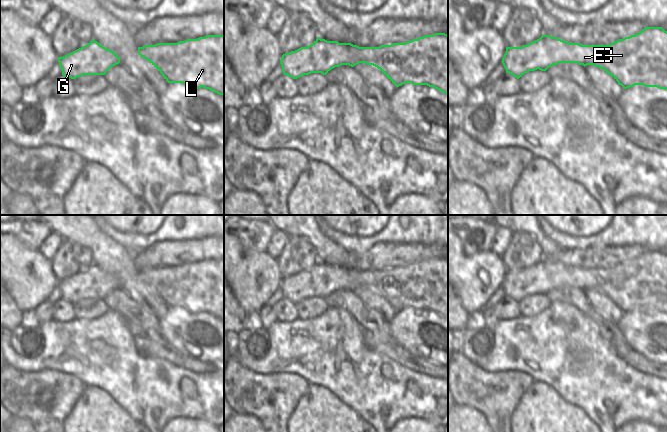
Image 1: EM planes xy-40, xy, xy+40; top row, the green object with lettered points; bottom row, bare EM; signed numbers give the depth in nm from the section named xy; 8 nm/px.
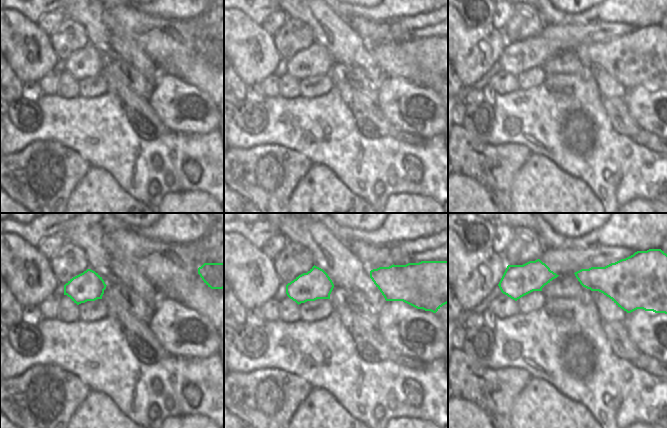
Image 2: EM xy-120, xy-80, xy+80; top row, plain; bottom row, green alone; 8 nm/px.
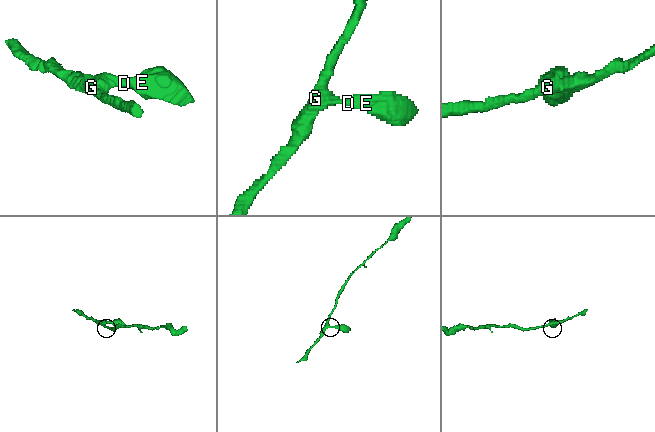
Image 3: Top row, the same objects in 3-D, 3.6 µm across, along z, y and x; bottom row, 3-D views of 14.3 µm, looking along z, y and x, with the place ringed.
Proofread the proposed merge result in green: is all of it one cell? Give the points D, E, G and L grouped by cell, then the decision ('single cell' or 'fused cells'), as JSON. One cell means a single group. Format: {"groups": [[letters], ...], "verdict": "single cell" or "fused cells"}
{"groups": [["D", "E", "G", "L"]], "verdict": "single cell"}

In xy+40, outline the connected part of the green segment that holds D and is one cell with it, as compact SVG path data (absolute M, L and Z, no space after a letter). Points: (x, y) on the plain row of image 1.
M645 251L639 257L619 263L609 269L581 269L569 267L557 261L542 259L539 263L521 271L506 271L502 288L509 297L519 303L529 295L546 295L559 287L593 289L611 299L624 313L635 309L667 314L667 255L662 251Z

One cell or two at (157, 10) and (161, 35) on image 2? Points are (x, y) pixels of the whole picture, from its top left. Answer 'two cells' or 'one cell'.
two cells

